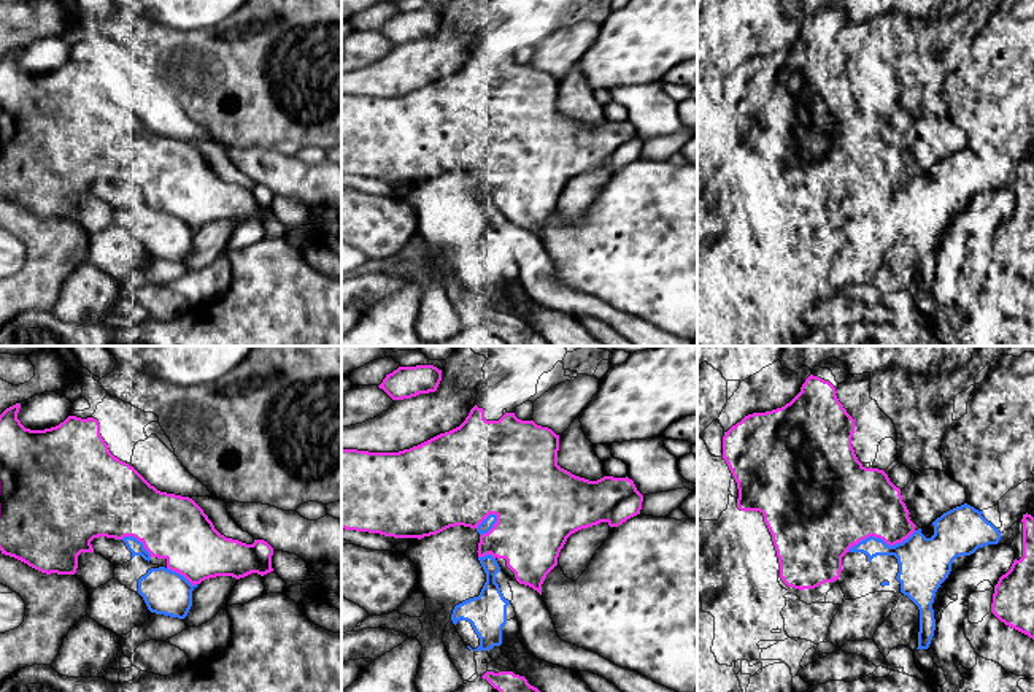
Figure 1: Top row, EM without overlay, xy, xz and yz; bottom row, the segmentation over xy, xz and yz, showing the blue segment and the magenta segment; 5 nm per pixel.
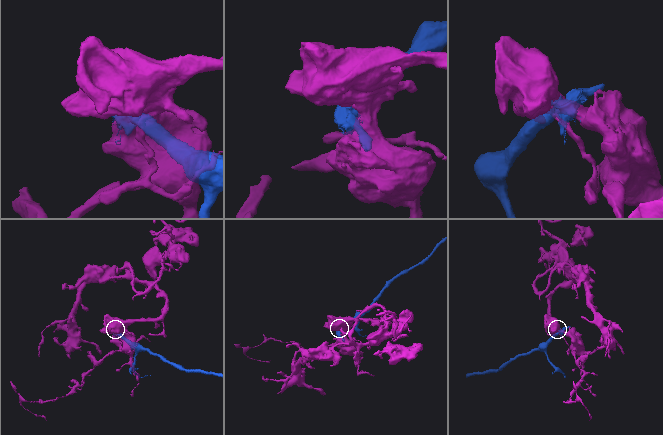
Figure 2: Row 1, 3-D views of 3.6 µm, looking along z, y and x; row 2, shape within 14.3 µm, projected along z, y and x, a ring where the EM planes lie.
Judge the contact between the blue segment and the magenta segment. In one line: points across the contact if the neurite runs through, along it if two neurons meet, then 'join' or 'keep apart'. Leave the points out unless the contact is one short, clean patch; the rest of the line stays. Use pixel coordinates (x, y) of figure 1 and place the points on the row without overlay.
keep apart

